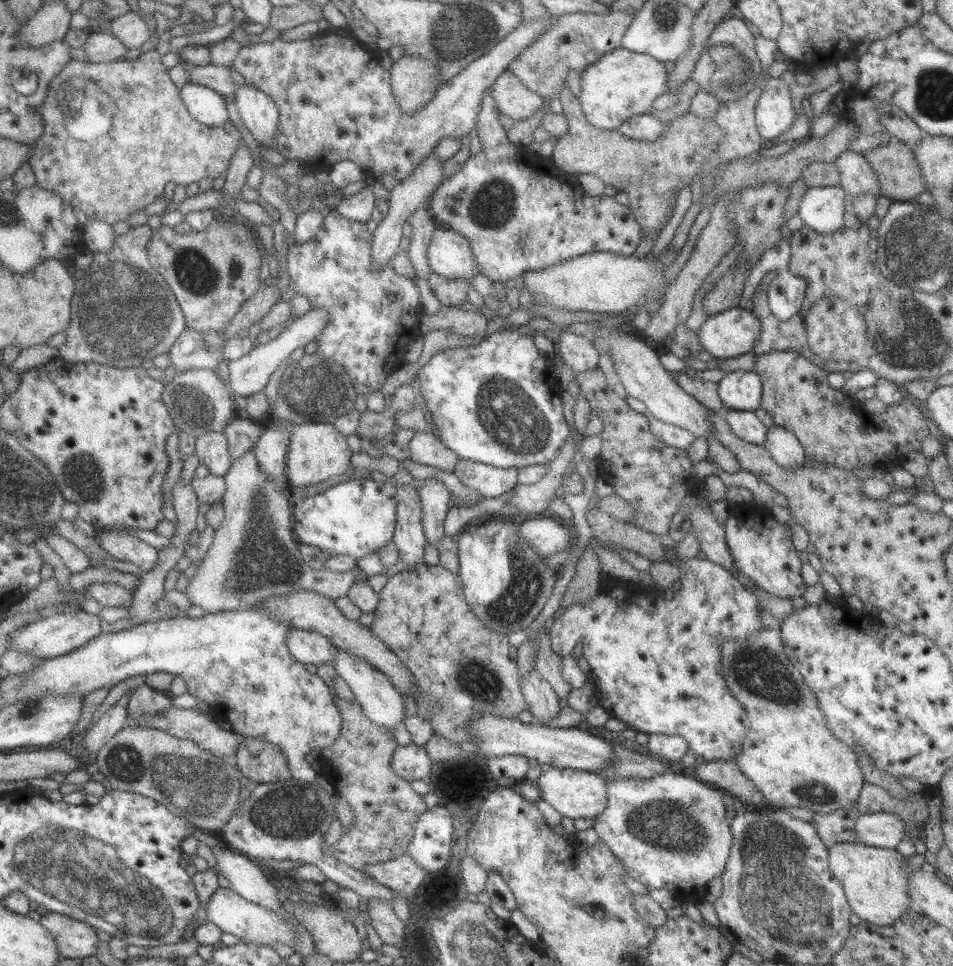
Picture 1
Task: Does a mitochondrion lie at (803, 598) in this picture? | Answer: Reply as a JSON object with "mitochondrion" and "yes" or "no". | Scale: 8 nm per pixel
{"mitochondrion":"no"}

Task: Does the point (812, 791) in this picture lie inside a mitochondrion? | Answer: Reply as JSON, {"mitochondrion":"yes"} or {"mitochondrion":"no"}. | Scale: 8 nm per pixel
{"mitochondrion":"yes"}

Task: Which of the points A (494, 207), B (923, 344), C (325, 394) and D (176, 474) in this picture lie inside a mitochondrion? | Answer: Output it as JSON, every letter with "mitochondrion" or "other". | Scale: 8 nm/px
{"A":"mitochondrion","B":"mitochondrion","C":"mitochondrion","D":"other"}

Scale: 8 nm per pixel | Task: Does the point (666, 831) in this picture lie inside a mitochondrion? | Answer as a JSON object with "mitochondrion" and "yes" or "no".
{"mitochondrion":"yes"}

